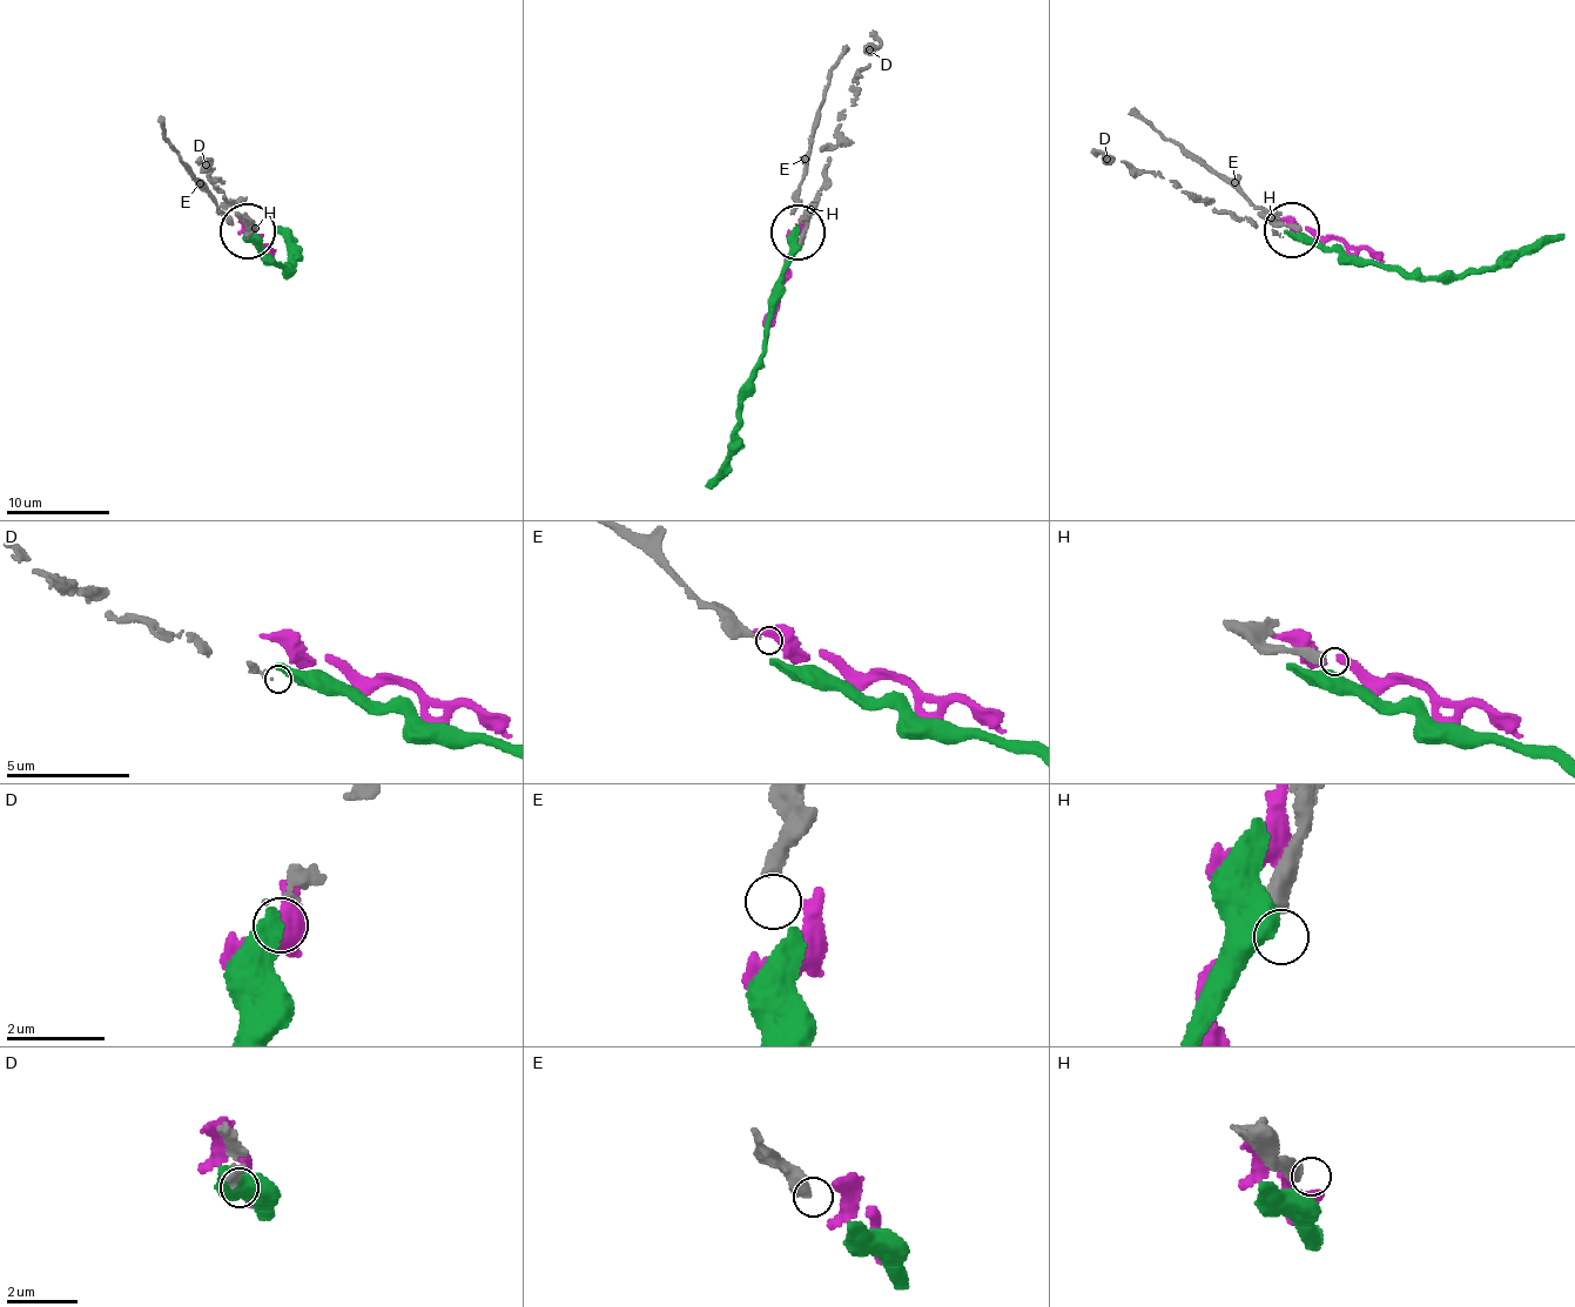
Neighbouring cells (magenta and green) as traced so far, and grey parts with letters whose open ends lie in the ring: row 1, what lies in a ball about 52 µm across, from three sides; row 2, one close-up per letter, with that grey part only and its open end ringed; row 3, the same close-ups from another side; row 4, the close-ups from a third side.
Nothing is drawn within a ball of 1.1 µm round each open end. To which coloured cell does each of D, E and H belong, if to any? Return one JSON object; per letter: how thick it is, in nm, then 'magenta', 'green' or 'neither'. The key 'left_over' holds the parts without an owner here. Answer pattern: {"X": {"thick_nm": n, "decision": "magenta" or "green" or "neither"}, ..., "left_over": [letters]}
{"D": {"thick_nm": 100, "decision": "neither"}, "E": {"thick_nm": 280, "decision": "neither"}, "H": {"thick_nm": 360, "decision": "neither"}, "left_over": ["D", "E", "H"]}

